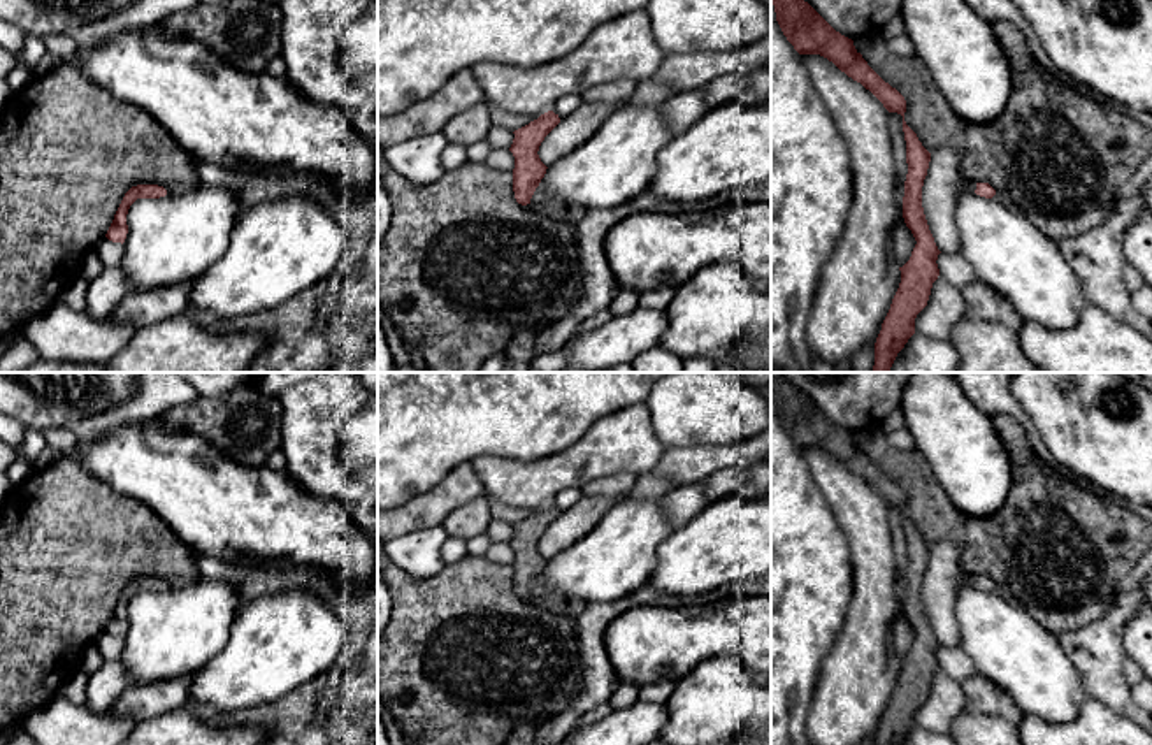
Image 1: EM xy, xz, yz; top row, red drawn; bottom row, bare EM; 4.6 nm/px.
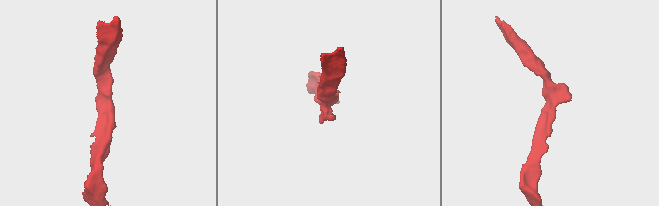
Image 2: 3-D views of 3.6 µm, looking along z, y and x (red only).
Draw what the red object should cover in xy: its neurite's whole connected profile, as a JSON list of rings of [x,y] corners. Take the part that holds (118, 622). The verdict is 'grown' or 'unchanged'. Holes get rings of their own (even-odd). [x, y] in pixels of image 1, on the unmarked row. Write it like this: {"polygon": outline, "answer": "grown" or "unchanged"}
{"polygon": [[[158,578],[132,580],[125,587],[105,631],[112,636],[121,636],[123,638],[125,633],[126,633],[126,627],[128,627],[126,608],[128,608],[130,599],[137,592],[160,592],[160,590],[165,590],[165,589],[167,589],[167,583],[163,580],[158,580]]], "answer": "unchanged"}

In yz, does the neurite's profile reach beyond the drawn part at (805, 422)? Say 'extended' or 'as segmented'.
as segmented

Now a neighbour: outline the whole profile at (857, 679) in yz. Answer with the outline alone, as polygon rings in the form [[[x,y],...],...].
[[[801,452],[843,529],[853,564],[853,597],[822,664],[806,736],[810,745],[860,745],[876,736],[901,676],[890,641],[901,590],[889,504],[827,452]]]

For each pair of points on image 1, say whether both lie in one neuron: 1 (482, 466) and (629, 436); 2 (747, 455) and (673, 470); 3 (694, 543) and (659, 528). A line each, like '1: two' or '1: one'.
1: one
2: one
3: two

